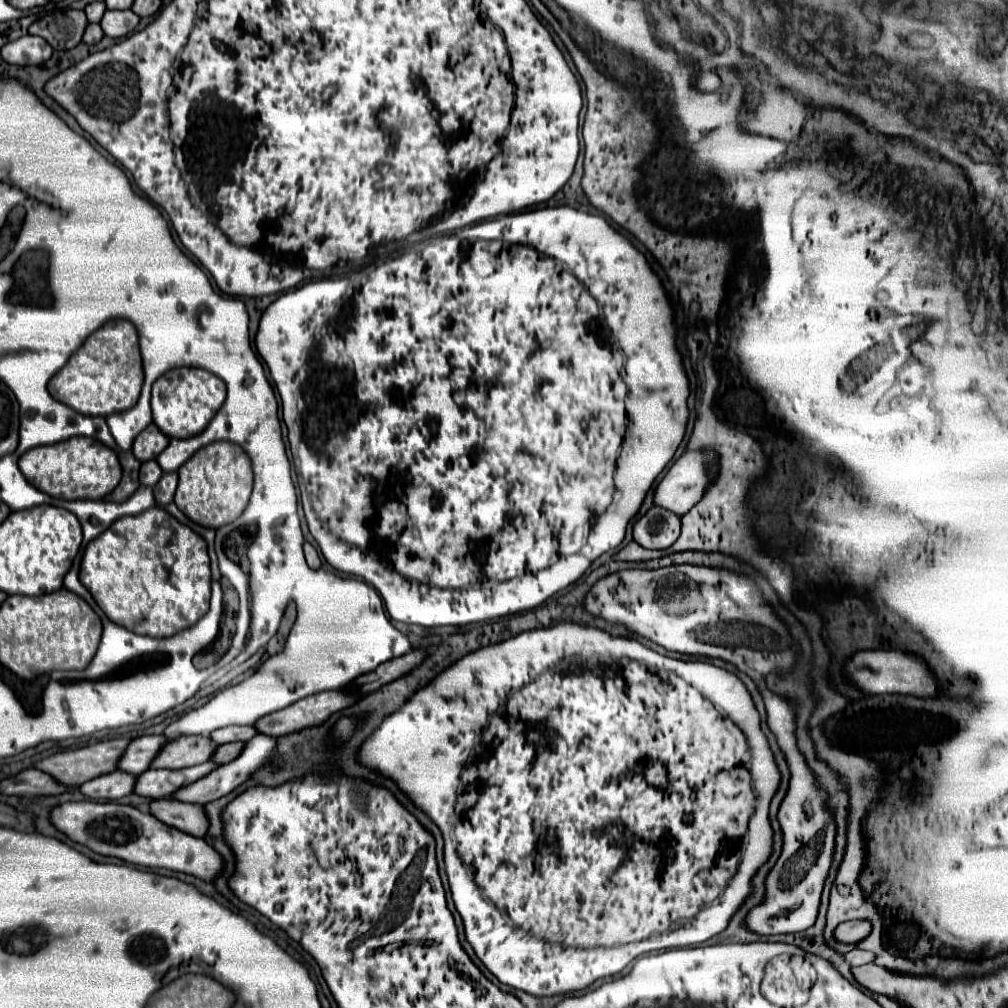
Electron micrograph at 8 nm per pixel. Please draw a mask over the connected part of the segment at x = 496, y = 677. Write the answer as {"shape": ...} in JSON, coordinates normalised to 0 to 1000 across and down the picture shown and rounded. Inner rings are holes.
{"shape":[[[567,617],[552,619],[540,625],[518,627],[512,633],[476,643],[460,651],[450,661],[440,665],[435,673],[431,673],[423,683],[419,683],[401,702],[385,710],[377,718],[377,722],[361,736],[357,744],[357,754],[363,760],[373,762],[375,766],[409,766],[409,780],[411,782],[419,780],[419,798],[421,798],[419,804],[440,825],[442,865],[444,865],[452,903],[456,905],[460,913],[464,935],[468,937],[470,944],[480,954],[480,958],[498,976],[508,978],[512,982],[520,982],[530,988],[550,988],[550,986],[577,982],[585,978],[587,974],[591,974],[593,970],[609,968],[617,964],[631,948],[643,946],[647,942],[663,942],[663,940],[696,937],[704,933],[706,929],[714,927],[722,919],[724,909],[732,903],[732,899],[744,887],[742,869],[730,869],[730,865],[734,865],[734,845],[738,845],[738,829],[742,825],[740,835],[750,835],[750,831],[756,827],[758,827],[756,831],[762,831],[760,804],[772,782],[770,772],[766,772],[768,770],[766,766],[772,766],[772,762],[760,738],[760,732],[754,726],[754,710],[746,698],[742,685],[728,669],[700,657],[667,655],[647,645],[641,645],[641,641],[637,641],[631,635],[607,633],[605,629],[593,623],[583,623],[583,621],[575,621]],[[706,698],[714,700],[726,714],[714,708]],[[450,714],[462,714],[464,722],[458,722],[452,726]],[[450,744],[464,744],[462,760],[458,766],[444,766]],[[671,829],[690,829],[690,833],[679,833],[679,837],[671,841]],[[504,853],[508,853],[508,857],[516,853],[516,857],[512,857],[512,861],[504,861]]]}

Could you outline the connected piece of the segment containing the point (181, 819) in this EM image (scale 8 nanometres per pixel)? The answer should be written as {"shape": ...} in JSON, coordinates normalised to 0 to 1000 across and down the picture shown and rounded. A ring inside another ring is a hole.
{"shape":[[[157,792],[147,798],[147,806],[159,815],[183,823],[190,829],[200,831],[206,823],[206,813],[202,810],[202,802],[196,798],[185,798],[169,792]]]}

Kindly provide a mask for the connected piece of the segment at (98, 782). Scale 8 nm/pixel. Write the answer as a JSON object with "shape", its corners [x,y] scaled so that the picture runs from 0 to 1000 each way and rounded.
{"shape":[[[115,764],[115,766],[109,766],[109,768],[83,776],[79,780],[79,786],[91,794],[117,794],[131,786],[133,774],[135,774],[135,770]]]}

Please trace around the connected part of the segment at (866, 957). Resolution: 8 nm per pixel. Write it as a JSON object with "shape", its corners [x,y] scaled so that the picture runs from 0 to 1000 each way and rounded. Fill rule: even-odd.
{"shape":[[[845,942],[845,944],[837,946],[837,950],[843,958],[855,958],[855,956],[861,956],[867,952],[867,948],[863,944],[853,944],[853,942]]]}

